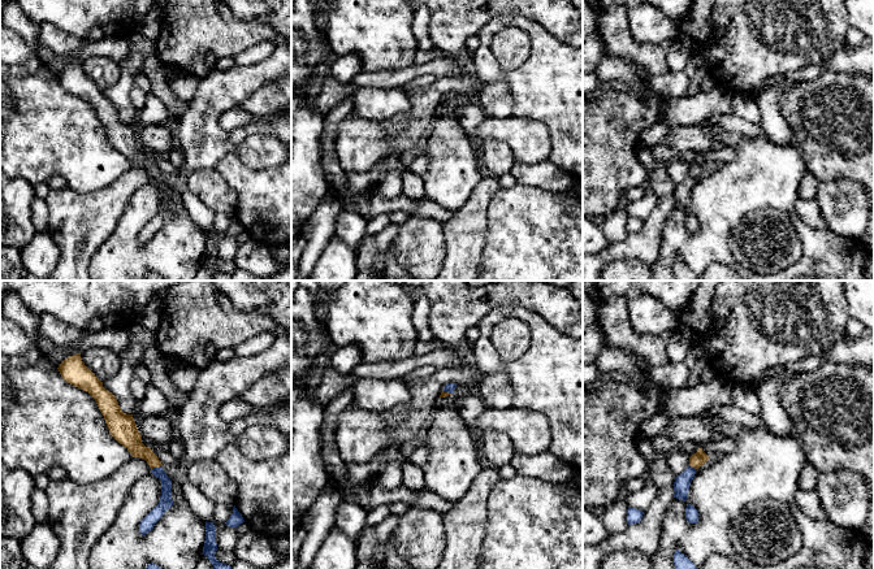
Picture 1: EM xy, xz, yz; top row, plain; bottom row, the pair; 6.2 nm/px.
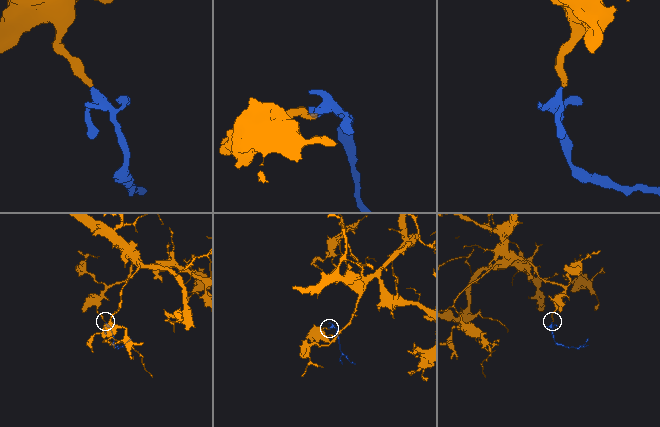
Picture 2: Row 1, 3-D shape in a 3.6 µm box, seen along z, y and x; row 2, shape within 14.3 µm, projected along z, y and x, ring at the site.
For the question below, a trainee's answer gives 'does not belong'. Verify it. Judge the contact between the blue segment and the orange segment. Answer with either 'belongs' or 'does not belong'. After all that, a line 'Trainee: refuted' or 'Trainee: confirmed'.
belongs
Trainee: refuted

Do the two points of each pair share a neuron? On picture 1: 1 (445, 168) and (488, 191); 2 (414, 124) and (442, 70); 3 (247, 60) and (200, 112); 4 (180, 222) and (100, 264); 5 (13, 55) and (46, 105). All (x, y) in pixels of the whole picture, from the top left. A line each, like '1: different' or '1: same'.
1: different
2: different
3: different
4: same
5: different

